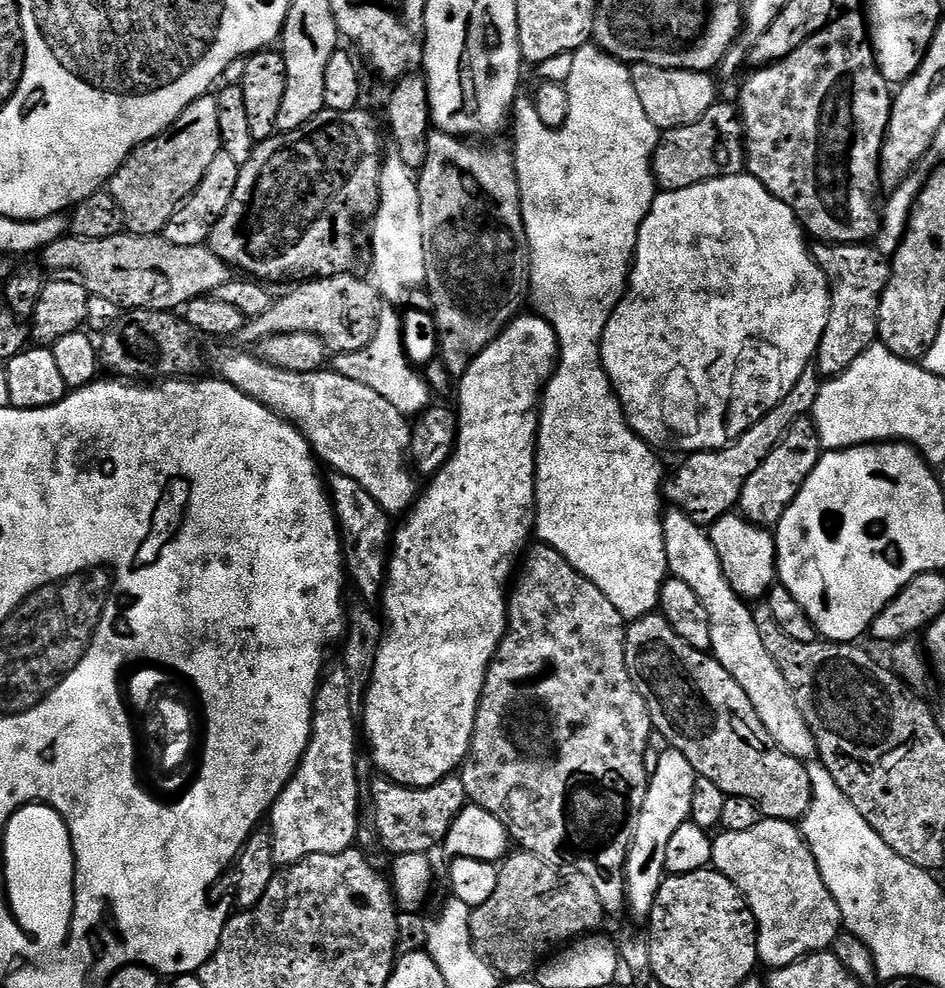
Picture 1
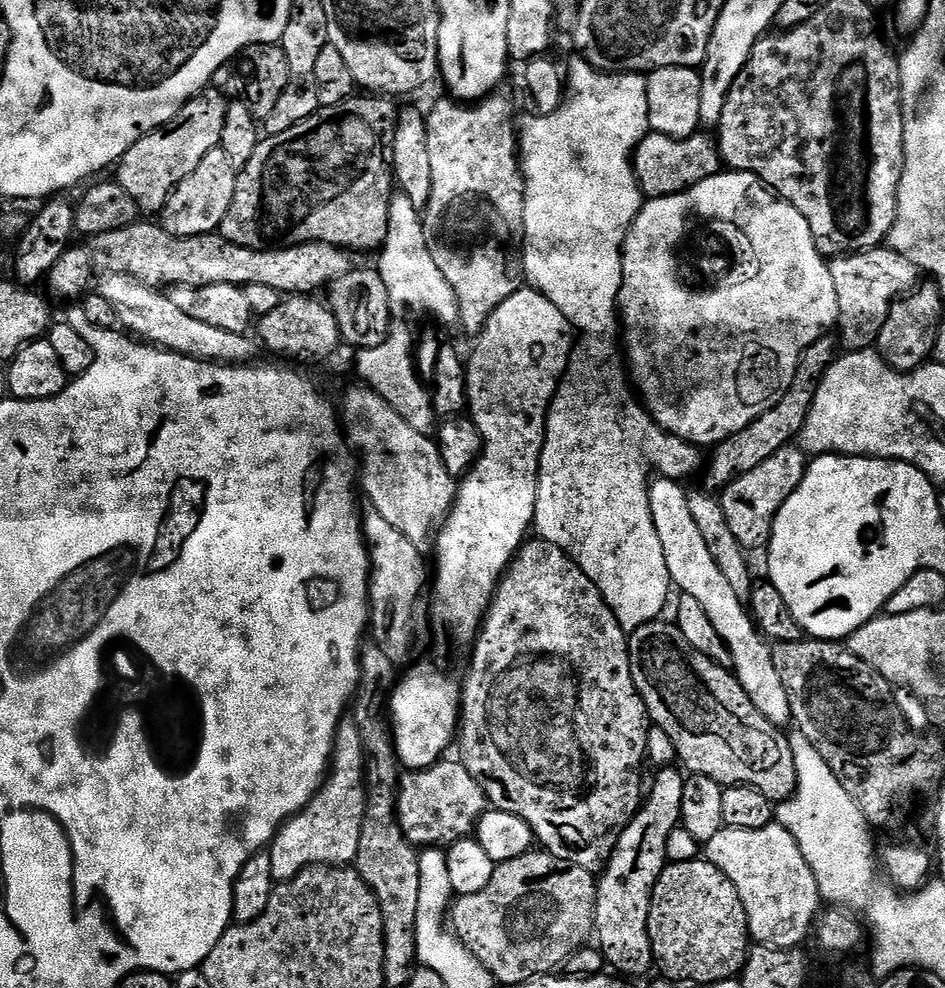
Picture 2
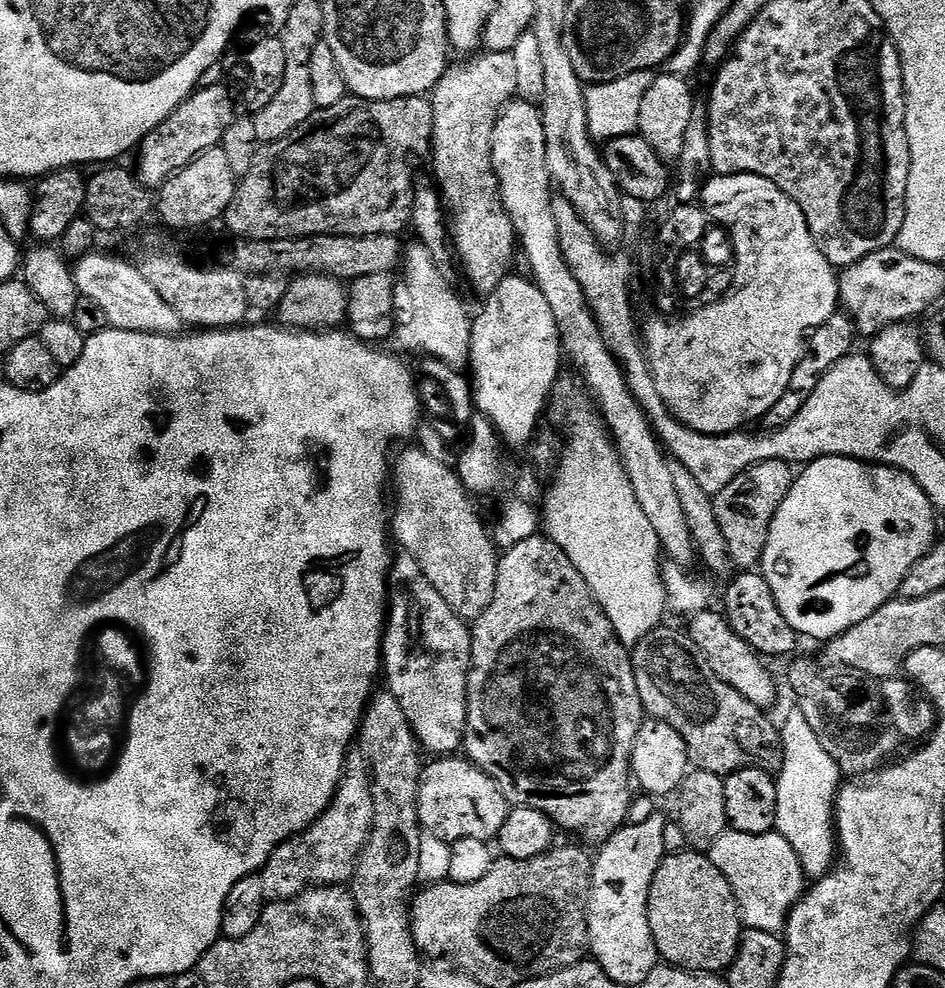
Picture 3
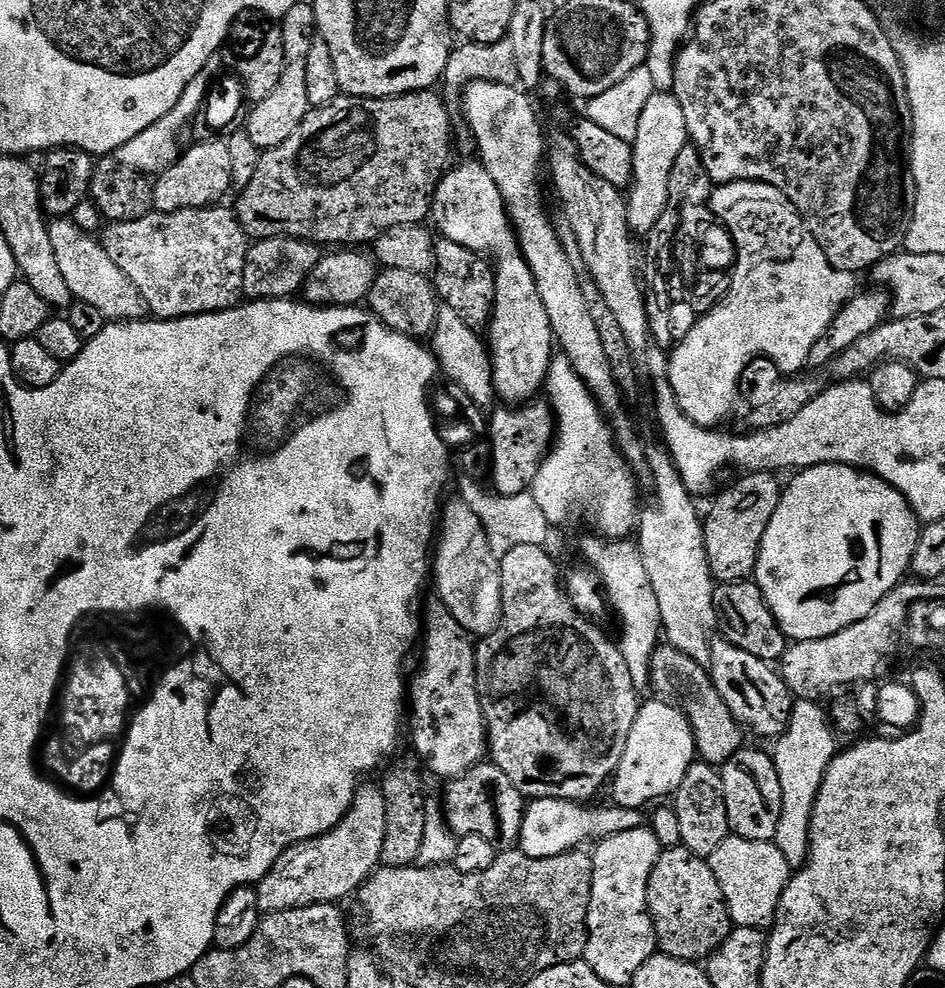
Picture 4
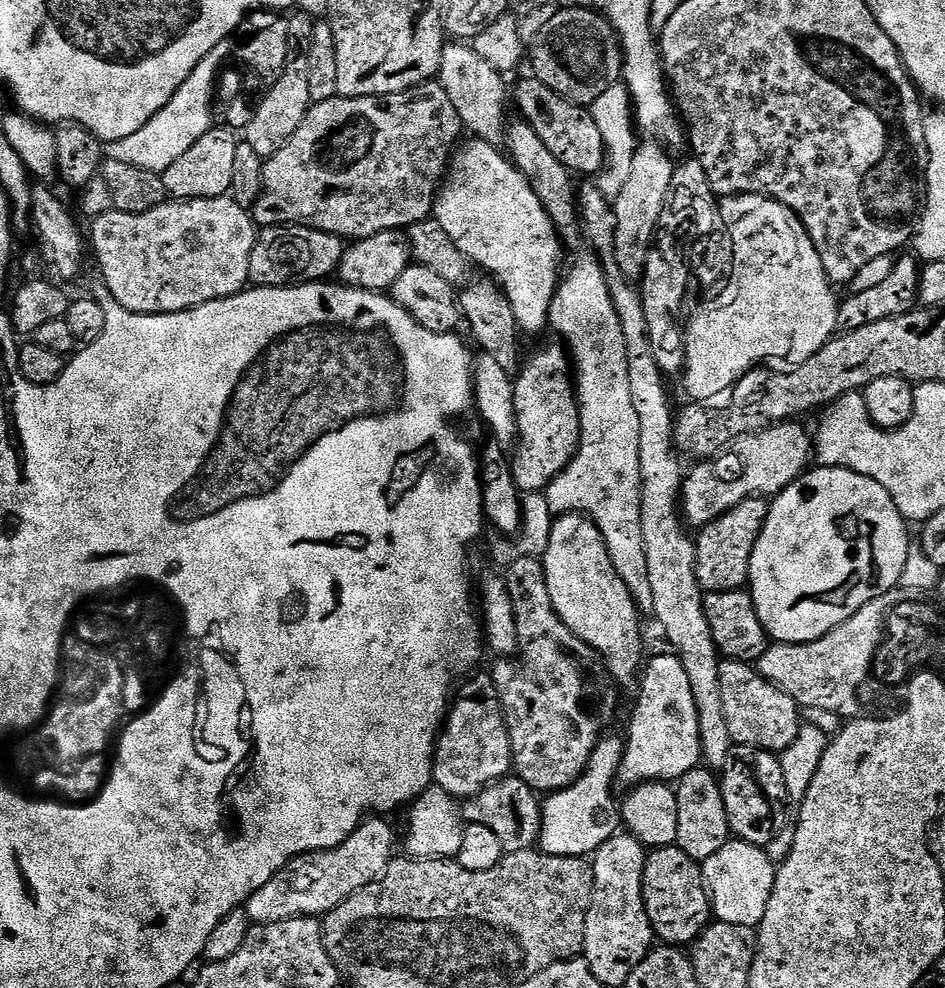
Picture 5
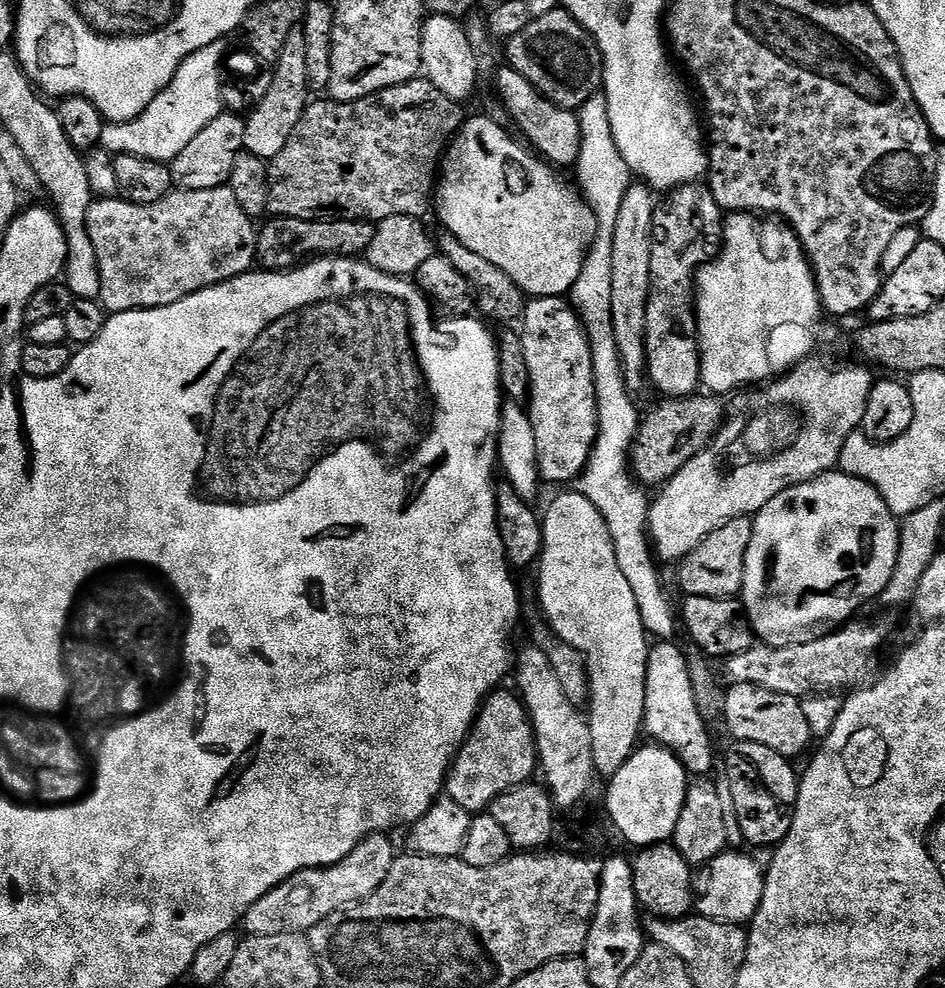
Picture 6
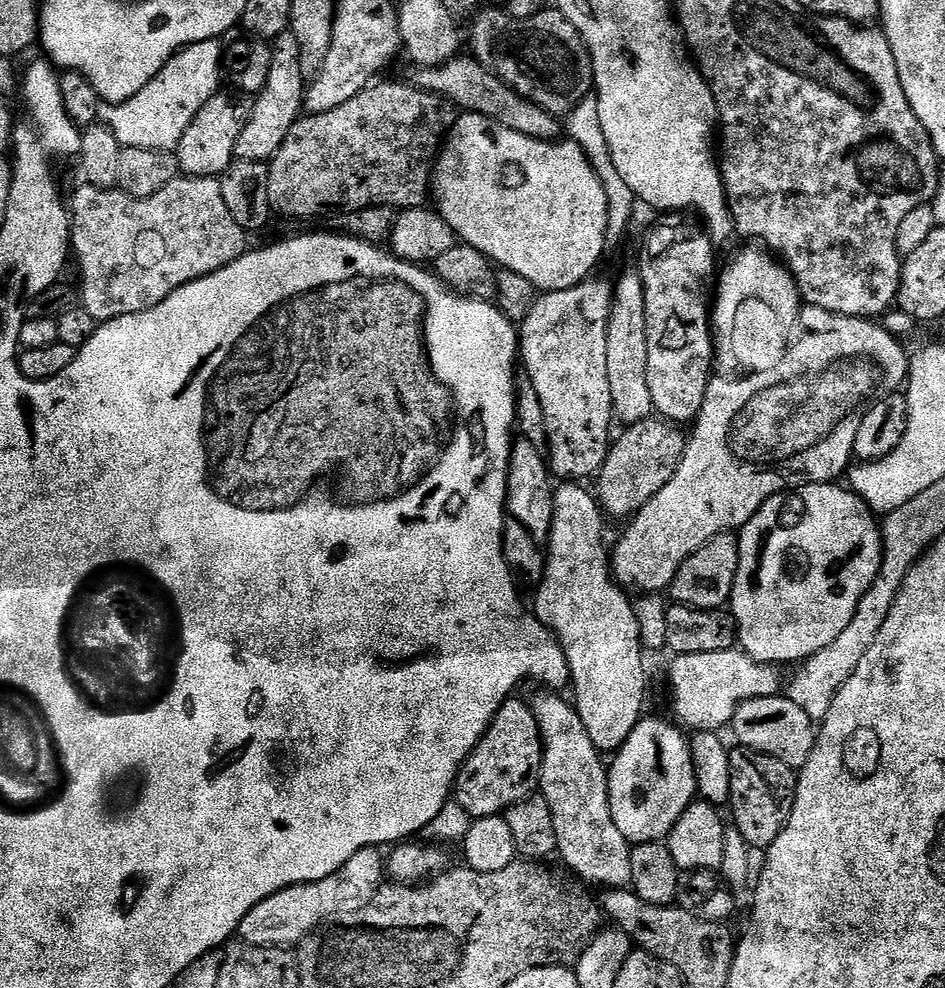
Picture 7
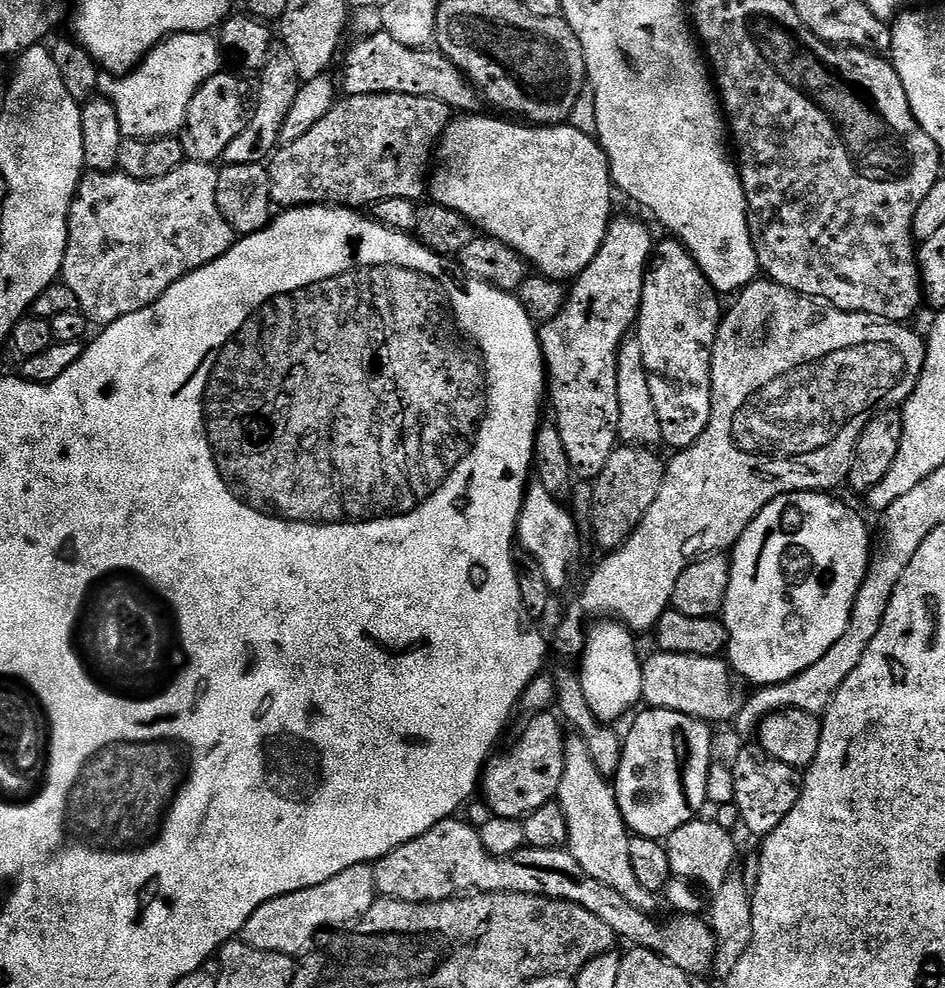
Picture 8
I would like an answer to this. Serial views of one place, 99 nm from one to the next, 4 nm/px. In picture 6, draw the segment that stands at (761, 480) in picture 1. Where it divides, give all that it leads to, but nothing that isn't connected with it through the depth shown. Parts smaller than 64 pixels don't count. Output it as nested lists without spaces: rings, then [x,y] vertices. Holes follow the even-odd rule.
[[[747,516],[734,518],[726,526],[718,526],[692,551],[679,561],[680,588],[684,596],[698,598],[739,597],[744,591],[744,571],[746,570],[746,550],[750,550],[752,537],[752,520]]]

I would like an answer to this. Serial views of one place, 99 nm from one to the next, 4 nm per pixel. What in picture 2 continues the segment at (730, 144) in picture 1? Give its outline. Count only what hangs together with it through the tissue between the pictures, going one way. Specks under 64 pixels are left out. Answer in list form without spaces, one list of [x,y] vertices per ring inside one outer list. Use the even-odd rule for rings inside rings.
[[[649,131],[636,145],[631,164],[636,172],[640,191],[648,198],[679,196],[687,192],[692,185],[715,176],[722,168],[720,150],[713,137],[711,140],[708,136],[697,134],[688,140],[675,140],[666,134],[653,131]]]

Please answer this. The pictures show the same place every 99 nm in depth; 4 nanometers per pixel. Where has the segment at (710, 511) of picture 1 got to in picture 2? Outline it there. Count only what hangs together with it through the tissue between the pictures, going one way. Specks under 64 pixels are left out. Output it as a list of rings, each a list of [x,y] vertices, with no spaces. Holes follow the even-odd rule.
[[[828,334],[819,336],[805,350],[798,362],[794,382],[784,391],[783,396],[775,406],[766,410],[754,422],[750,422],[750,426],[746,426],[746,430],[726,438],[711,449],[706,460],[709,484],[707,487],[709,489],[723,490],[727,488],[742,474],[750,474],[750,470],[754,470],[754,466],[762,466],[762,462],[766,462],[766,458],[778,454],[778,450],[789,447],[799,437],[806,418],[810,414],[810,406],[816,396],[816,388],[820,385],[820,379],[824,377],[826,370],[838,355],[836,344],[830,337],[831,335]]]

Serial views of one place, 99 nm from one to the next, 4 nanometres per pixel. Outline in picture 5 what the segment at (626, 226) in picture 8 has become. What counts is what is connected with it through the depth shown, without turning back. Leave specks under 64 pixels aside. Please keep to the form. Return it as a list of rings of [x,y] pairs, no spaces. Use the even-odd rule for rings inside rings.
[[[563,343],[544,344],[532,357],[523,361],[514,380],[514,414],[517,441],[510,458],[513,478],[522,494],[545,491],[546,487],[565,470],[576,453],[580,438],[579,404],[576,401],[574,368]]]

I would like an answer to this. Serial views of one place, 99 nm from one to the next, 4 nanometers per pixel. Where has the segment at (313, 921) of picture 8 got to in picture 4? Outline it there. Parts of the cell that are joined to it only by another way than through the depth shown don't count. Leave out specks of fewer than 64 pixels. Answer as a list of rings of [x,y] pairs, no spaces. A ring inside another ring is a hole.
[[[361,783],[357,787],[350,810],[341,818],[338,826],[334,826],[326,834],[289,846],[260,883],[255,885],[261,913],[285,912],[291,908],[311,904],[336,904],[346,899],[351,892],[352,895],[359,893],[360,887],[368,881],[368,877],[380,864],[382,842],[386,839],[386,798],[377,785],[375,788],[374,785],[367,783]]]

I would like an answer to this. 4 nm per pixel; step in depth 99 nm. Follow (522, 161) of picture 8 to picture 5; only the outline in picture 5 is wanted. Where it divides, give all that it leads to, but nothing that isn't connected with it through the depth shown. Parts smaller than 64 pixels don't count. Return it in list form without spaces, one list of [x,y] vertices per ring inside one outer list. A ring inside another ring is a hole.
[[[479,138],[469,139],[467,142],[459,145],[458,151],[451,157],[450,163],[446,169],[446,175],[441,183],[440,191],[436,198],[436,206],[434,209],[434,219],[442,226],[442,230],[446,230],[446,234],[450,234],[454,246],[458,246],[458,250],[462,250],[462,254],[467,256],[473,265],[476,264],[480,268],[485,268],[487,275],[499,285],[504,297],[508,299],[510,310],[514,312],[516,325],[520,328],[521,333],[545,331],[549,327],[548,311],[550,310],[551,300],[555,296],[556,287],[562,279],[562,269],[560,270],[560,252],[562,253],[561,240],[557,236],[556,228],[551,222],[551,218],[547,216],[546,210],[539,201],[538,195],[534,194],[531,184],[516,168],[512,160],[501,149],[496,149],[495,143]]]

